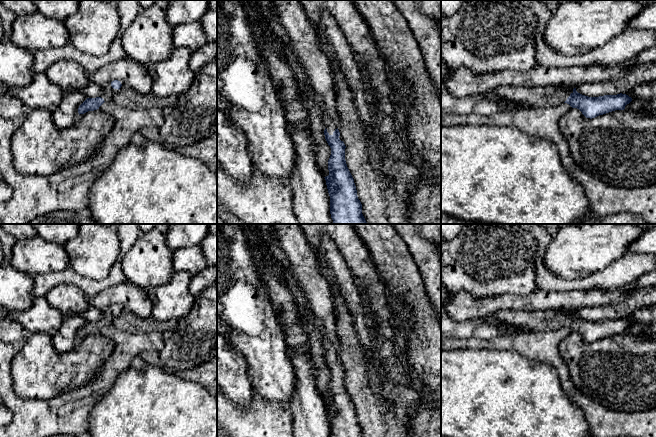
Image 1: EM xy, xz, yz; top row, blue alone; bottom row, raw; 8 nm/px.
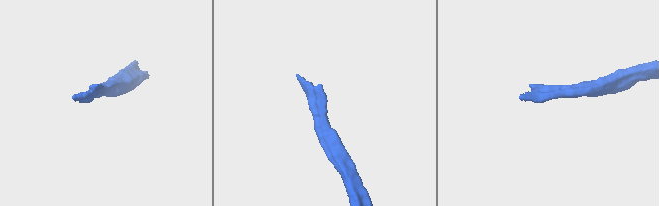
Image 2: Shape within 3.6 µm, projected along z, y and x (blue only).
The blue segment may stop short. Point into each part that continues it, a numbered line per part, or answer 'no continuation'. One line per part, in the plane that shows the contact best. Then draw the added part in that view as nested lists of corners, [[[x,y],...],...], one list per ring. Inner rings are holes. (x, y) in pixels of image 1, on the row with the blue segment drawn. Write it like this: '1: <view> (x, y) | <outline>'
1: xz (314, 70) | [[[261,0],[284,41],[297,55],[299,98],[310,92],[329,135],[339,126],[334,72],[330,58],[320,48],[314,27],[299,0]]]

